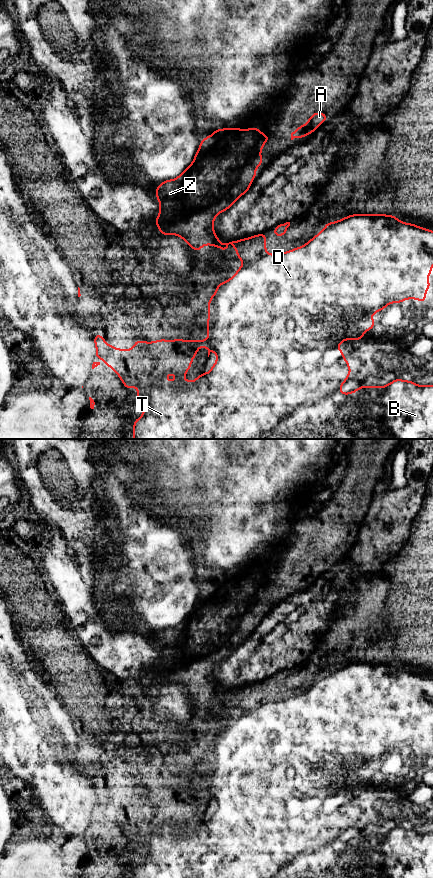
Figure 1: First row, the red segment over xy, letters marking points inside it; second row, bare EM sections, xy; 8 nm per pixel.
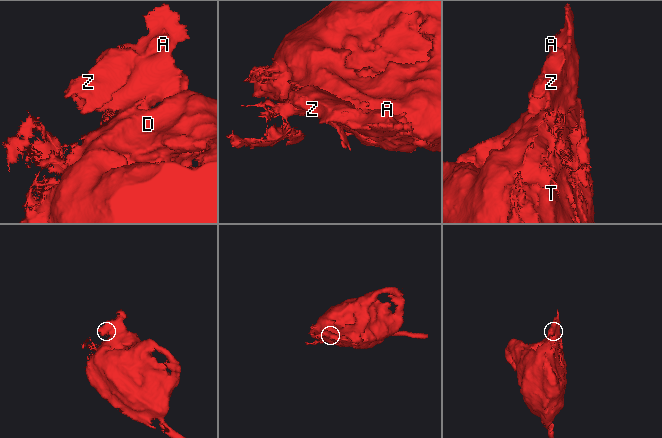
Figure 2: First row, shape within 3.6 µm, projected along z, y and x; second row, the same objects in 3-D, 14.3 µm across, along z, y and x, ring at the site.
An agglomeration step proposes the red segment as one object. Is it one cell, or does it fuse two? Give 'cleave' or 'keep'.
cleave

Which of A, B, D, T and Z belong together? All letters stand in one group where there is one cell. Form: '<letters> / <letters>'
A Z / B D T

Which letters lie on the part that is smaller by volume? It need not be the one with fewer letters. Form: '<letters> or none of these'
A, Z

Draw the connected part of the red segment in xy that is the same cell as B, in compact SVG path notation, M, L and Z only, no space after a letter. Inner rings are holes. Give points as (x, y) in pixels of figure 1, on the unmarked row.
M352 662L344 665L342 668L325 671L324 677L315 683L312 687L310 687L305 693L301 695L294 696L290 699L286 699L284 701L278 702L268 702L266 700L266 686L267 682L263 681L264 686L262 689L259 689L254 694L249 690L247 693L239 693L236 689L232 689L229 691L219 692L216 689L213 689L210 693L216 696L220 696L225 698L228 696L228 693L231 692L236 697L237 705L244 710L242 714L238 716L235 723L232 724L225 730L221 730L217 733L215 741L210 745L209 750L207 751L208 759L208 767L207 772L208 775L205 777L209 784L205 788L165 788L160 787L152 790L145 790L143 788L135 788L133 797L117 797L114 794L108 793L105 787L102 785L101 781L98 781L94 784L93 788L96 794L96 802L95 806L103 806L104 811L110 815L113 819L117 821L120 828L126 837L138 835L137 837L137 848L142 851L144 854L143 863L137 866L133 870L133 878L433 878L433 833L420 834L414 831L411 828L404 829L400 826L396 826L389 832L379 835L379 834L365 834L361 833L358 837L350 840L350 841L342 841L339 839L340 835L347 829L348 825L351 823L351 815L348 812L347 807L344 806L344 799L339 798L337 794L341 792L344 788L357 787L360 789L363 788L363 783L365 779L370 779L375 773L376 769L374 767L370 767L370 763L375 763L377 759L383 759L385 755L388 754L389 751L403 751L405 747L416 747L426 752L426 740L429 735L432 734L431 731L428 730L428 724L432 721L433 714L433 679L419 675L412 671L403 671L394 663L384 663L380 662ZM203 794L207 795L208 805L211 799L214 799L217 803L217 809L213 812L211 818L208 821L201 821L194 829L185 829L183 826L185 825L185 821L189 819L194 805L197 802L197 798ZM169 821L173 821L177 827L172 829L166 828L166 823Z

